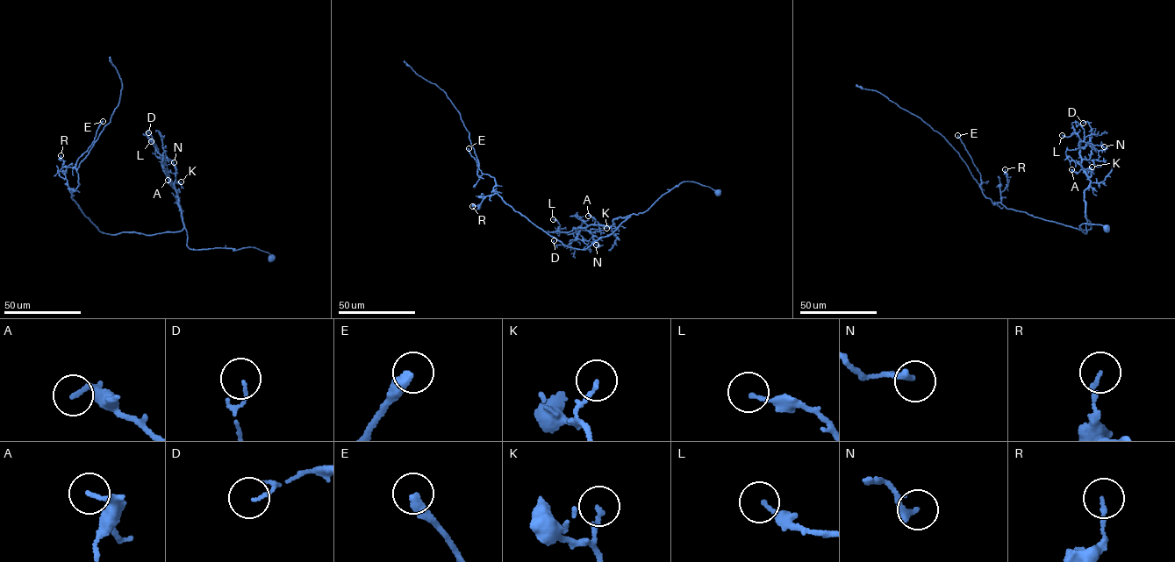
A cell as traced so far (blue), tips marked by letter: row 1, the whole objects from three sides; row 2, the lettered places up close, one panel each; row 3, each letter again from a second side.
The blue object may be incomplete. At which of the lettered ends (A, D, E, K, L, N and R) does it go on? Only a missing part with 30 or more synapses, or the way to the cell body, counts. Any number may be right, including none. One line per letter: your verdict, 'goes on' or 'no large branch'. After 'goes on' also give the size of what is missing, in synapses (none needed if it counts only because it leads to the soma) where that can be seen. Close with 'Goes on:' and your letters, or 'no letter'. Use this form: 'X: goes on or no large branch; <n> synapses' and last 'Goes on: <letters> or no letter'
A: no large branch
D: no large branch
E: goes on; 60 synapses
K: no large branch
L: no large branch
N: no large branch
R: no large branch
Goes on: E

